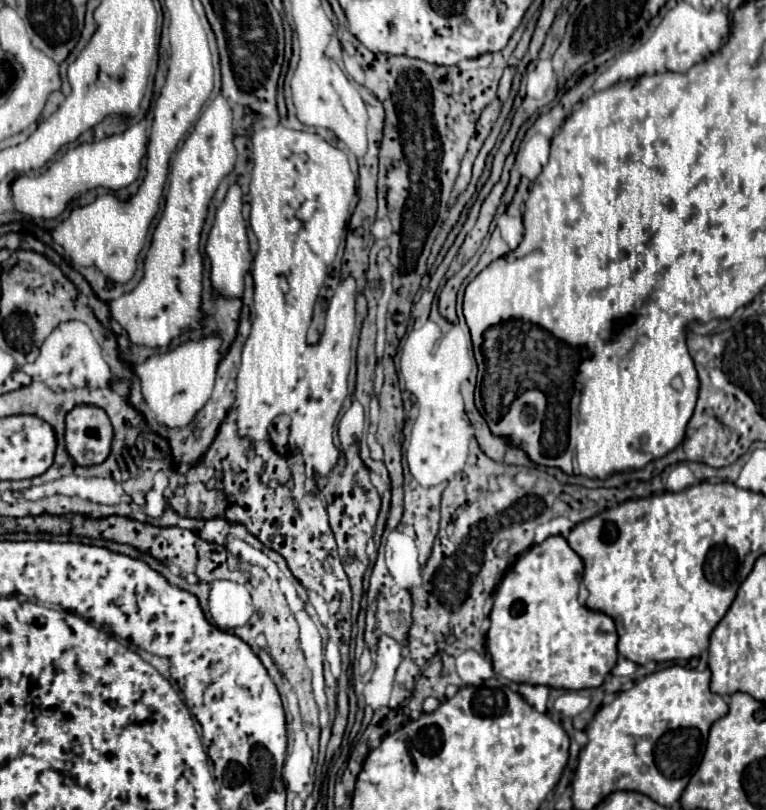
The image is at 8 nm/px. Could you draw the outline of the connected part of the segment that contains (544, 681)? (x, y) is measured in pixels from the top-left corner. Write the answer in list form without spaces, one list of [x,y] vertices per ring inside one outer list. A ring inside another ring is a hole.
[[[556,535],[528,549],[496,587],[486,649],[500,677],[516,683],[580,691],[600,687],[618,659],[614,621],[578,601],[582,559]]]

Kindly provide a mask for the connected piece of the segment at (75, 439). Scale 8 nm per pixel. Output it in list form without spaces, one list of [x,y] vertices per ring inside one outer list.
[[[76,405],[66,415],[66,449],[78,465],[104,463],[112,447],[112,423],[96,405]]]

